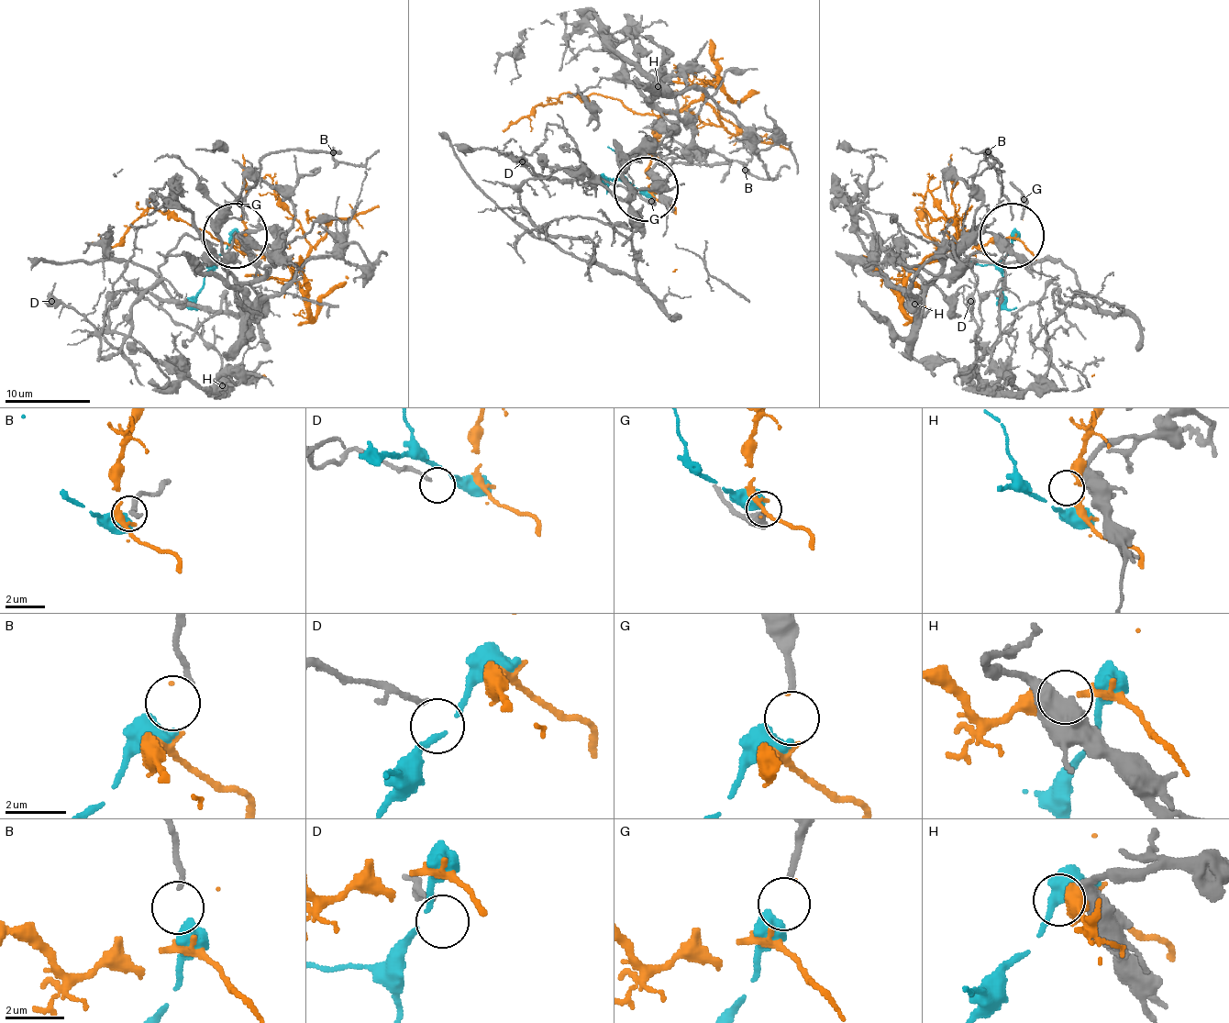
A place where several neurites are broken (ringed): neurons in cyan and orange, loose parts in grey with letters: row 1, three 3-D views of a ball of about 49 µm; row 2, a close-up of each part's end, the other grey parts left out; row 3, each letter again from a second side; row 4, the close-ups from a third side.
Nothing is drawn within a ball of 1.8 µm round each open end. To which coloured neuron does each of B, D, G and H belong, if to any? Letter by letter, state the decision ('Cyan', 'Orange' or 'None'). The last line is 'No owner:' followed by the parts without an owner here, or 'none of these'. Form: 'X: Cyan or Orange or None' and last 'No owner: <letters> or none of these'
B: None
D: None
G: Cyan
H: None
No owner: B, D, H

